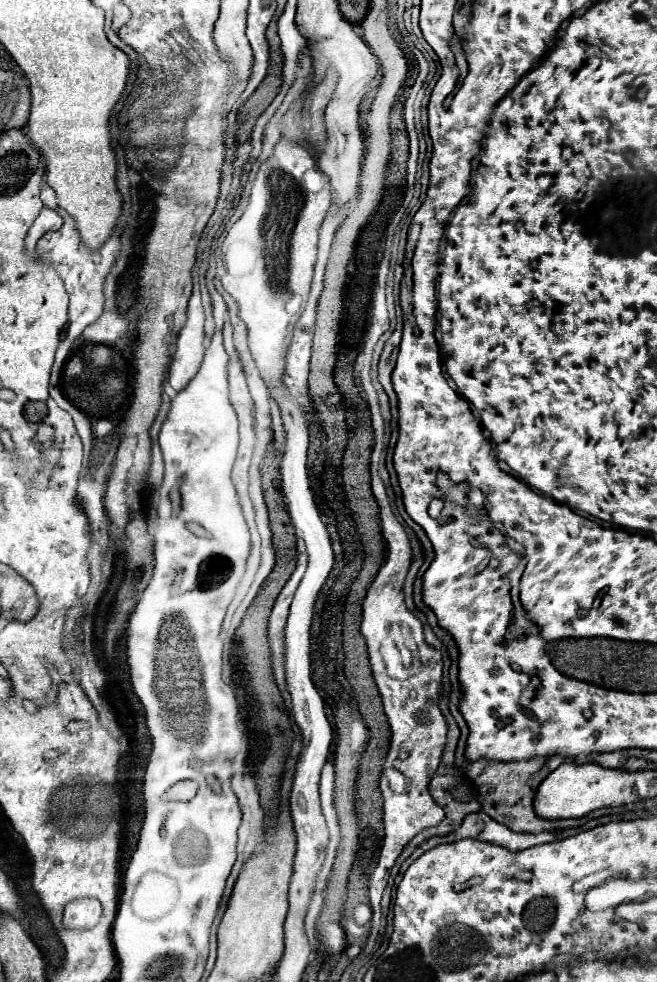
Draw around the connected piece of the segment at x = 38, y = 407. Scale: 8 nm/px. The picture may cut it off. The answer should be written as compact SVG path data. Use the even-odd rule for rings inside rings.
M26 403L24 405L24 415L26 415L26 421L30 423L42 423L42 419L46 417L46 403Z

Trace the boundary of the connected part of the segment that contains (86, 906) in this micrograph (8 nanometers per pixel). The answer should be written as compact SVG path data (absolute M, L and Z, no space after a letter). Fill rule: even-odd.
M78 899L70 901L64 907L64 927L66 929L92 929L102 915L100 901L96 899Z

